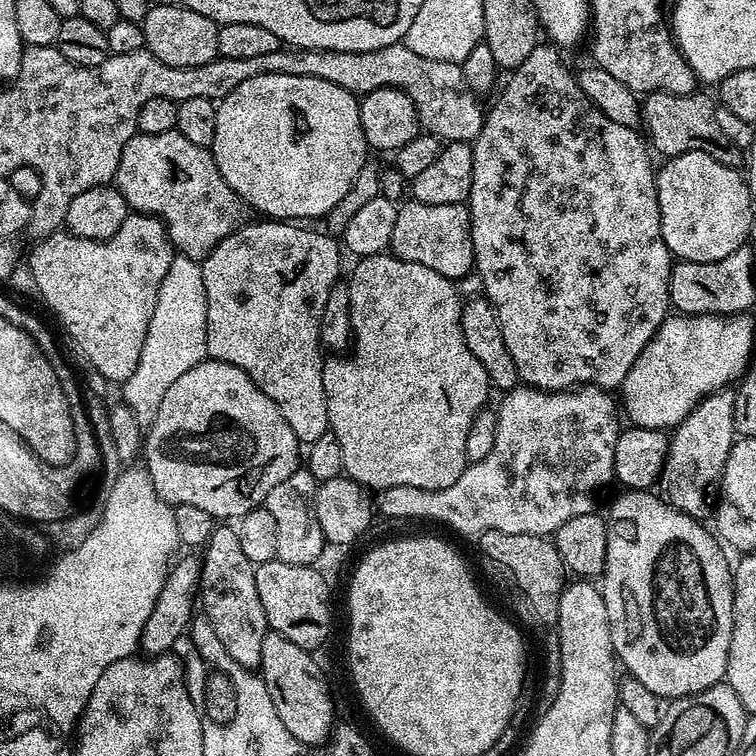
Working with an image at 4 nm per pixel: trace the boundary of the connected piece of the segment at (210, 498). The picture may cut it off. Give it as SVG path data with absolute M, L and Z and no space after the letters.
M206 358L198 366L186 370L186 374L182 374L182 378L178 378L178 382L174 382L174 386L166 390L162 398L162 406L158 406L158 418L154 418L154 422L146 429L146 435L143 437L142 460L154 482L154 490L165 502L173 506L178 504L199 506L217 521L228 522L231 521L228 520L231 516L239 518L250 510L261 507L264 499L270 494L270 490L274 490L278 482L286 482L286 478L290 478L290 474L294 474L297 468L301 467L302 445L300 439L294 434L294 430L290 430L286 418L282 418L278 406L274 406L274 402L270 402L270 398L266 398L266 394L258 390L258 386L254 386L254 382L245 372L238 370L238 366L230 366L221 360Z

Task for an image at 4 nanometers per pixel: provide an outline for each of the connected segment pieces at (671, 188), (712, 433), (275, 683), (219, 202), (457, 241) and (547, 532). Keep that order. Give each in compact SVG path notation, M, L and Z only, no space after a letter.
M687 152L686 154L678 154L677 156L665 159L664 165L659 165L656 172L656 193L658 194L658 206L660 207L660 221L662 222L662 238L666 242L666 246L673 254L673 257L679 258L681 261L689 260L690 262L718 262L722 258L726 258L726 254L734 254L734 250L745 247L748 231L752 228L752 208L754 201L748 193L748 186L743 175L736 173L737 169L730 164L723 164L715 160L710 154L702 154L701 152Z
M732 390L710 393L675 427L670 436L668 457L664 460L664 469L658 481L658 496L672 508L693 516L695 520L703 521L707 512L709 515L710 497L726 466L726 458L730 458L730 450L738 439L734 426L735 398L735 391Z
M269 631L262 642L258 669L259 675L264 677L266 690L270 690L270 702L274 702L278 718L282 718L286 730L290 730L290 734L294 734L294 738L302 746L320 743L323 745L331 737L334 727L332 696L328 693L323 670L316 665L312 656L315 655L309 649L294 646L290 638L282 638L282 634Z
M175 130L166 134L132 136L122 150L114 184L126 198L133 213L145 212L147 216L156 216L164 221L164 228L168 231L173 249L179 255L189 256L197 262L205 260L214 250L214 246L222 242L222 238L238 231L246 223L246 205L226 182L226 178L222 178L211 151L194 146L194 142L186 142L186 138L182 138L182 134Z
M408 200L397 209L398 219L394 224L389 251L399 260L424 265L451 281L457 281L475 267L473 258L472 220L464 204L434 206Z
M517 386L511 391L505 391L502 398L504 401L498 404L496 413L498 414L498 435L494 442L494 450L482 458L482 462L469 464L464 472L454 482L454 486L446 486L442 490L422 490L414 486L390 486L379 489L374 496L374 508L388 520L437 520L440 524L445 524L448 528L453 528L456 532L461 532L464 536L479 537L480 533L486 530L502 530L506 534L534 534L535 536L551 537L562 526L562 522L570 522L570 518L578 518L578 514L590 514L596 507L596 491L604 488L614 480L614 446L618 442L622 431L622 423L616 417L618 414L618 404L612 401L607 391L603 388L593 388L591 386L581 386L575 390L567 392L543 392L540 388L529 388L527 386Z

